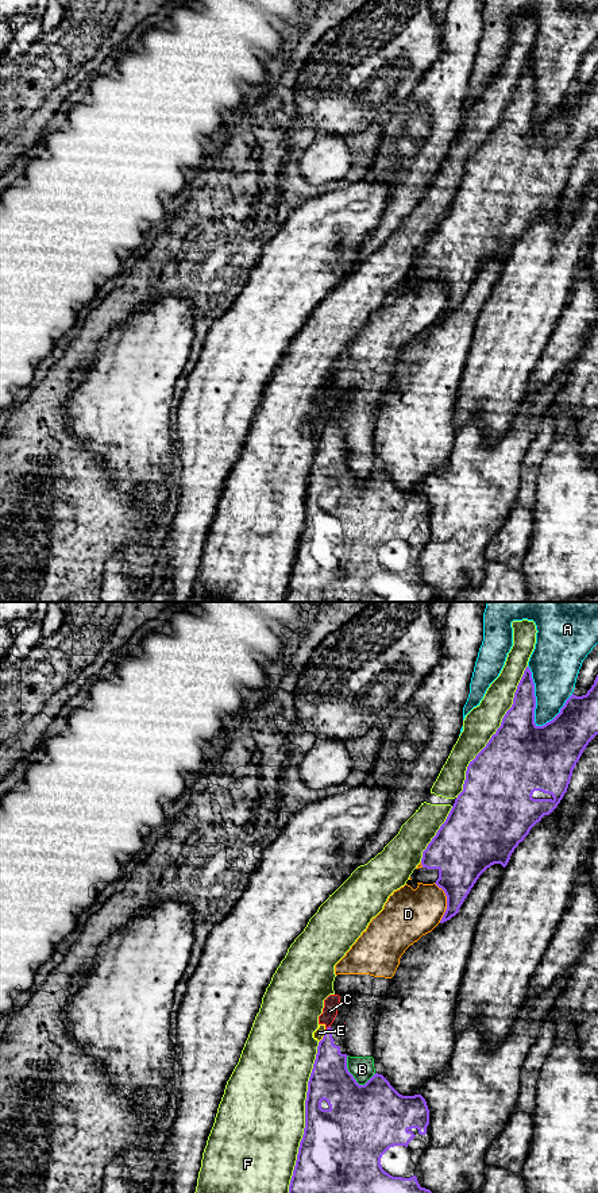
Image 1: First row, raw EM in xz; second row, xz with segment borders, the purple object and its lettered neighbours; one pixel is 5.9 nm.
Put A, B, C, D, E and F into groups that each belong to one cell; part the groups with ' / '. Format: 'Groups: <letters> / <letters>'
Groups: A / B C D E / F

